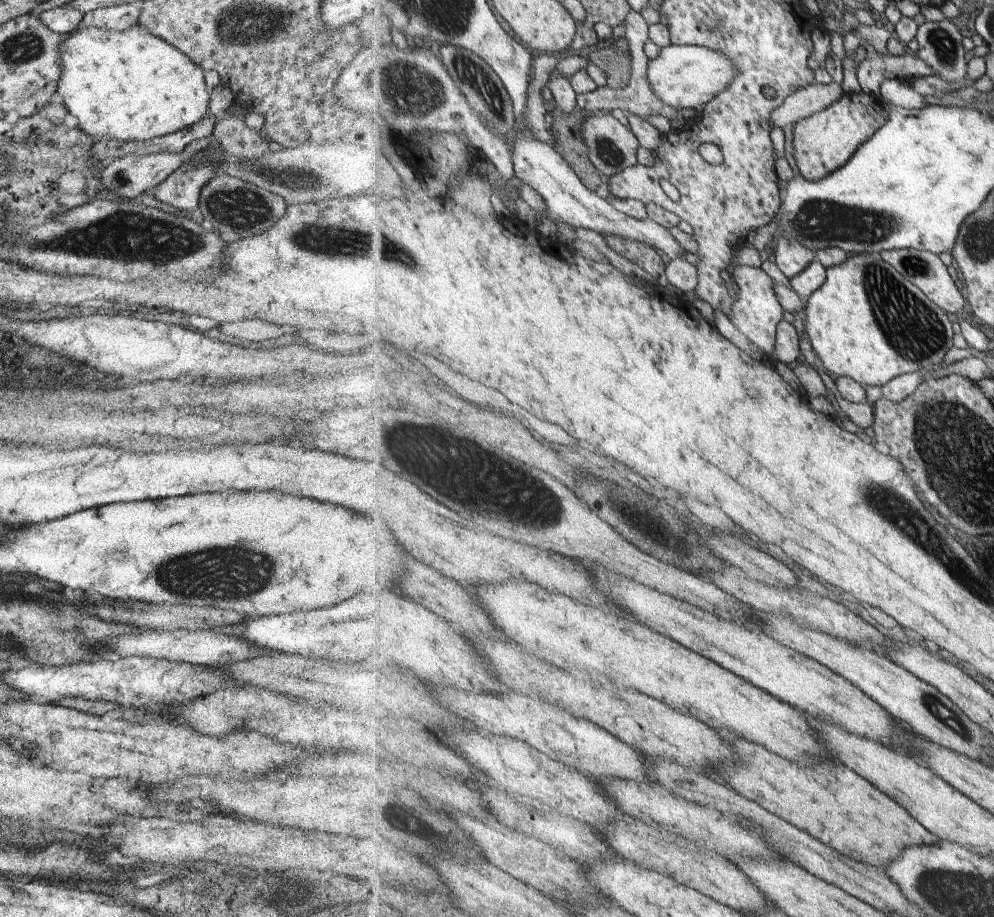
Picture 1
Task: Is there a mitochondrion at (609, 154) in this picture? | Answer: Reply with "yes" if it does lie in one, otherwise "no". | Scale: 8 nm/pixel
yes

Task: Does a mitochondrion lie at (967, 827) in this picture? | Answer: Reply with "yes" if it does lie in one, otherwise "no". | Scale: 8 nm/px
no

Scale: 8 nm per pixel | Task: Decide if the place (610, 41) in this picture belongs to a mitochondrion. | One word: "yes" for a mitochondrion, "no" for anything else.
no

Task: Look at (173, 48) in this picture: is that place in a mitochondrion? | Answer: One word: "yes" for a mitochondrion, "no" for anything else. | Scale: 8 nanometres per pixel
no

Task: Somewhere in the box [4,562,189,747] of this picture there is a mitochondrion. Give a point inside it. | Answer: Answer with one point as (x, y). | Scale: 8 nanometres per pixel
(60, 625)

